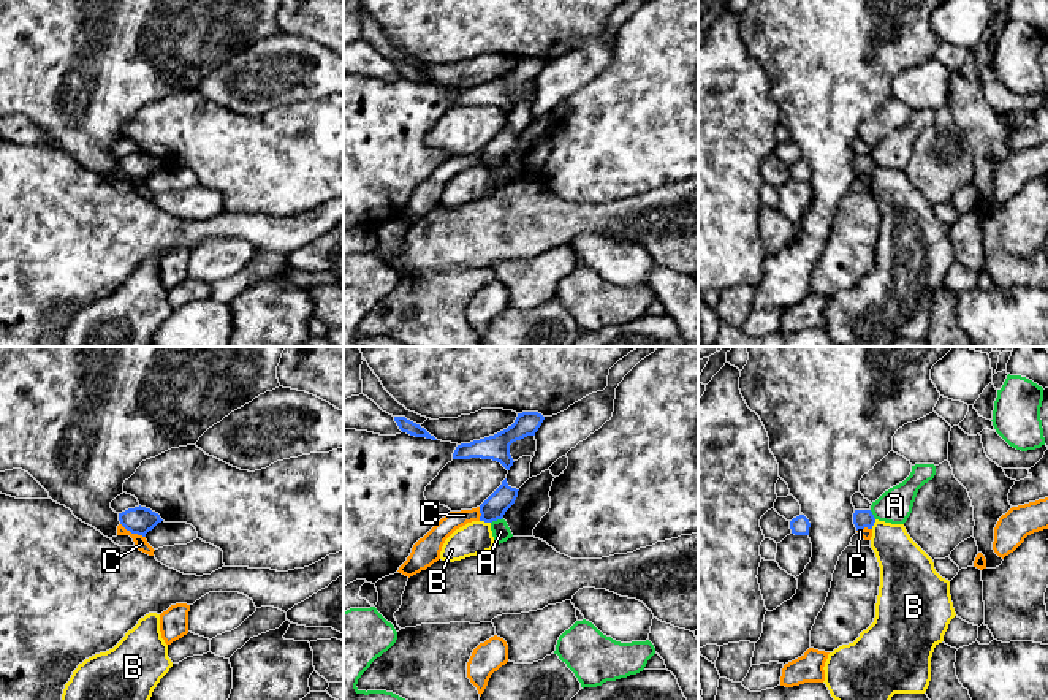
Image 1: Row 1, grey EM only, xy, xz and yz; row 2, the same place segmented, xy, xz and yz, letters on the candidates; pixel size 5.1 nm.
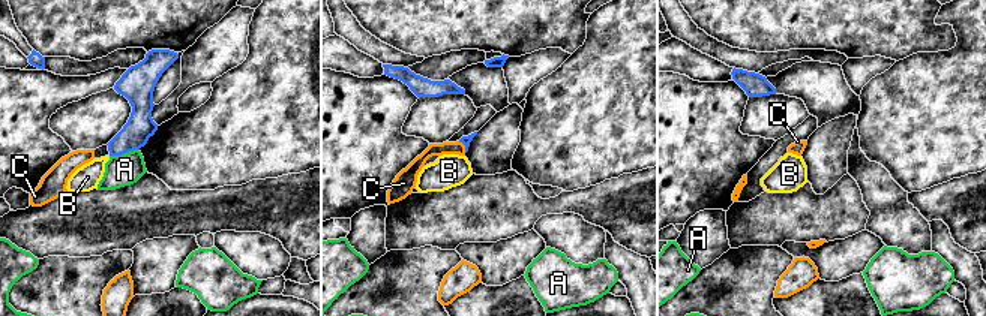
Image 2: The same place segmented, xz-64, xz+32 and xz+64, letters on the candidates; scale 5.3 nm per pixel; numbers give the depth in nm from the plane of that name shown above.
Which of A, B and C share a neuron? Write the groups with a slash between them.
A / B / C

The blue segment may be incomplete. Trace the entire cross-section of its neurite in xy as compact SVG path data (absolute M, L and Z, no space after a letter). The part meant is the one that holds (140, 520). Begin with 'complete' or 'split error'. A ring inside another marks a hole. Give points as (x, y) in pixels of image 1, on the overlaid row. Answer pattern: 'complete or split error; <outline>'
complete; M135 507L119 513L120 524L131 534L146 537L163 519L158 513L146 507Z

